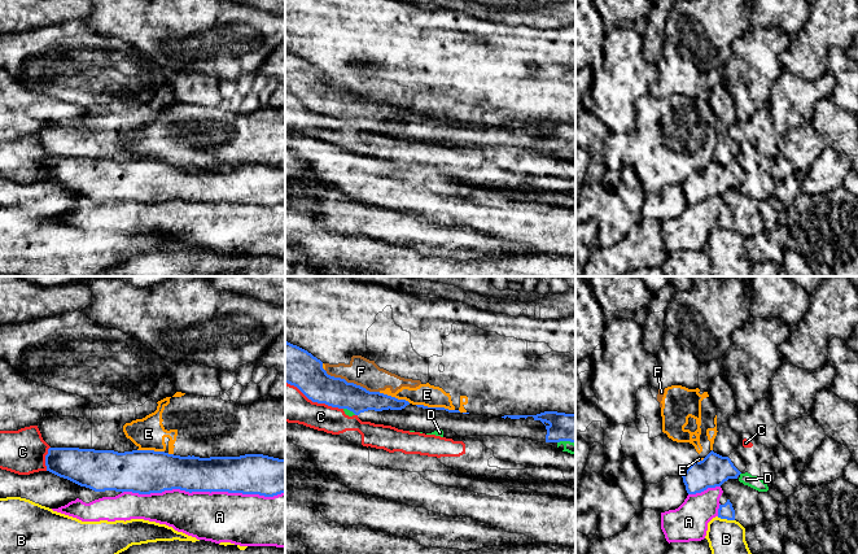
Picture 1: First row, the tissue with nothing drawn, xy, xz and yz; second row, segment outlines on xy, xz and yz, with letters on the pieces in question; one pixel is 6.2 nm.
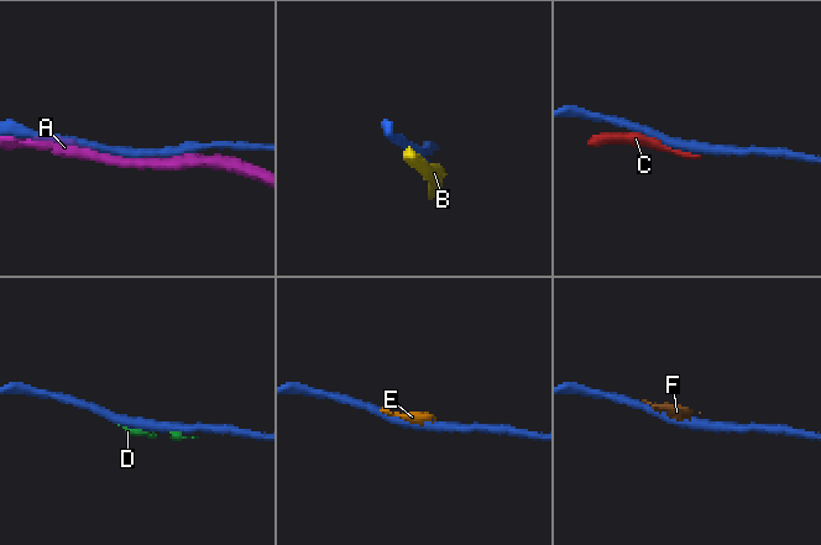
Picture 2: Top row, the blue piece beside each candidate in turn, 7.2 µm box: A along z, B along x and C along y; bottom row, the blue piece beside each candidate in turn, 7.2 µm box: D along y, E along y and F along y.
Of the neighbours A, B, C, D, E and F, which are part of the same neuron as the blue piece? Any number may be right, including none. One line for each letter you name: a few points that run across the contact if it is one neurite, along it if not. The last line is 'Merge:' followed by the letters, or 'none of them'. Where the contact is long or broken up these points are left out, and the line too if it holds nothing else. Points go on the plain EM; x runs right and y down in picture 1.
Merge: none of them

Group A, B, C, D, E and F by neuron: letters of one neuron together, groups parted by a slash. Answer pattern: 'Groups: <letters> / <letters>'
Groups: A / B / C D / E F

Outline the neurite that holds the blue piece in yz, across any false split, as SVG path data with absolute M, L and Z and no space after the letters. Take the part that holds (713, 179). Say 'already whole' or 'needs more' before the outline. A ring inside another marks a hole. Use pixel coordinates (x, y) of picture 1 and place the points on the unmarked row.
already whole; M713 160L702 169L695 170L682 184L688 204L696 204L708 197L721 196L728 188L737 188L741 182L728 166Z

